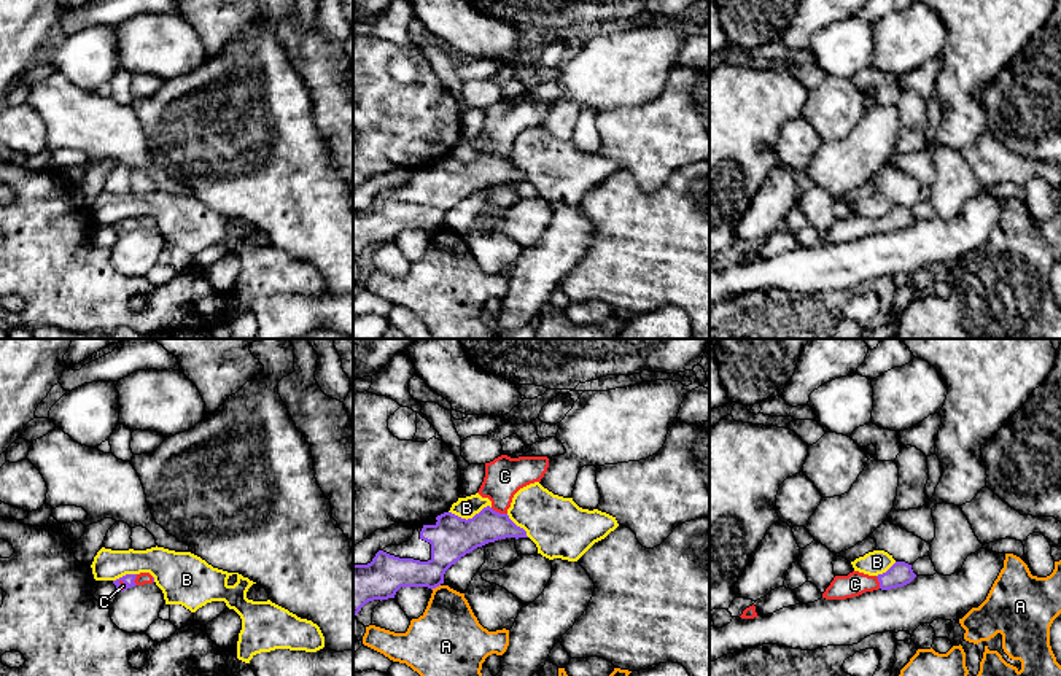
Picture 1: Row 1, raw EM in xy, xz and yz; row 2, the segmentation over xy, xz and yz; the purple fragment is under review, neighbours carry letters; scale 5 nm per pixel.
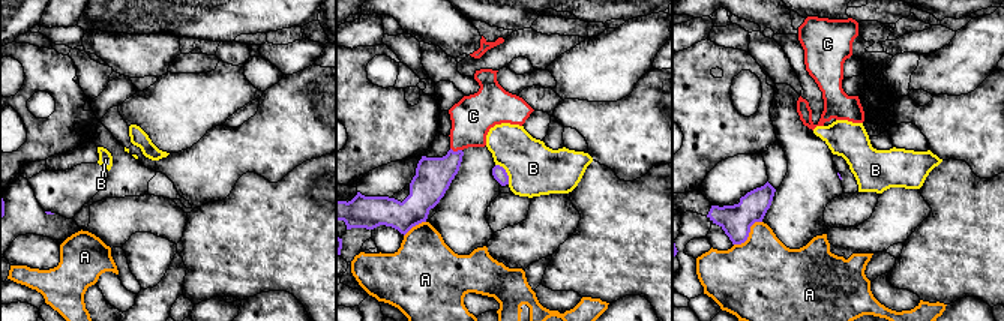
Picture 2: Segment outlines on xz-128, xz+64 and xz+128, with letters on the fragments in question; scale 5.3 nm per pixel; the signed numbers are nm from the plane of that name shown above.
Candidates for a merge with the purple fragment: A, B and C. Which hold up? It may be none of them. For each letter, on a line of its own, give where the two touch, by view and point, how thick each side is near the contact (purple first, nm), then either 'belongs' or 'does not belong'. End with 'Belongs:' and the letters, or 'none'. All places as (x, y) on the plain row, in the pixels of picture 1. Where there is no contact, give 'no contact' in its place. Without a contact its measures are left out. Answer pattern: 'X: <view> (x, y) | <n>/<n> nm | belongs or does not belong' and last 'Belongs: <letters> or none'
A: xz (435, 231) | 200/320 nm | does not belong
B: xz (470, 163) | 220/110 nm | does not belong
C: xz (498, 156) | 200/200 nm | belongs
Belongs: C

